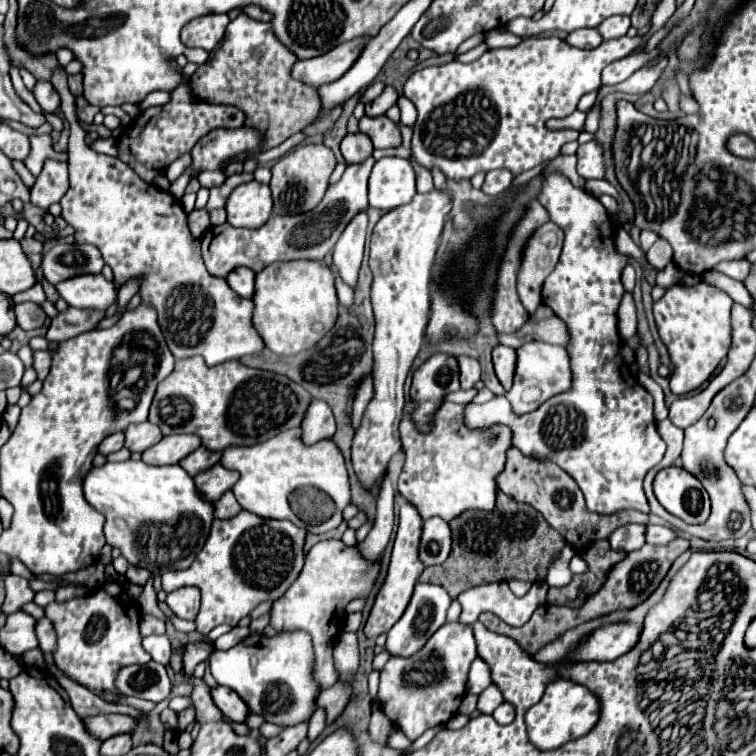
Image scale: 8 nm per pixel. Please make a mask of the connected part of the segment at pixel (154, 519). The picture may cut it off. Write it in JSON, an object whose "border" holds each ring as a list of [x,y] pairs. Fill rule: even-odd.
{"border":[[[126,460],[126,462],[106,462],[102,468],[92,468],[90,474],[84,478],[84,498],[104,514],[104,536],[110,546],[118,546],[122,556],[136,566],[148,568],[154,574],[162,574],[168,570],[184,570],[202,550],[210,526],[214,520],[214,504],[206,502],[194,480],[180,464],[174,466],[150,466],[146,462]]]}

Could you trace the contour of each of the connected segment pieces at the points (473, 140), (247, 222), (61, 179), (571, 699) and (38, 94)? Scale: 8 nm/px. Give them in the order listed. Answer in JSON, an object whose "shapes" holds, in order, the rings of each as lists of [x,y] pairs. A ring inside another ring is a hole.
{"shapes":[[[[556,36],[548,38],[524,38],[514,48],[496,48],[486,50],[478,60],[470,64],[448,62],[442,66],[430,66],[420,72],[414,72],[404,84],[404,96],[414,102],[418,110],[416,124],[412,128],[412,162],[432,170],[444,168],[446,176],[452,180],[470,180],[478,172],[490,172],[494,168],[508,168],[514,176],[554,160],[560,154],[560,148],[578,138],[576,130],[550,132],[544,128],[550,118],[564,118],[576,110],[578,100],[586,92],[600,88],[600,72],[614,60],[620,60],[644,44],[648,36],[622,36],[618,40],[606,40],[598,48],[582,50],[570,46],[566,40]]],[[[256,180],[240,184],[226,202],[228,224],[240,228],[258,228],[272,216],[272,194],[268,184]]],[[[46,160],[40,176],[30,188],[30,202],[38,208],[50,208],[60,202],[68,190],[68,166],[66,162]]],[[[554,680],[538,704],[526,712],[526,726],[532,744],[540,750],[554,750],[562,744],[588,734],[600,718],[600,700],[586,686],[570,680]]],[[[36,80],[36,86],[32,90],[36,102],[42,106],[44,112],[56,112],[60,108],[60,96],[56,88],[46,80]]]]}

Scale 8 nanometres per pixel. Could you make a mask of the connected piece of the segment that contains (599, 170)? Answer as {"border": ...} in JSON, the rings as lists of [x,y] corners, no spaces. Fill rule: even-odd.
{"border":[[[596,140],[582,144],[578,148],[578,174],[584,180],[590,178],[604,178],[604,160],[602,160],[602,148]]]}

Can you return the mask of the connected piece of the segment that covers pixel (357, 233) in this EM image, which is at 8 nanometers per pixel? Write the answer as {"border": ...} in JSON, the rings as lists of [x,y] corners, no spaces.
{"border":[[[366,210],[354,216],[350,226],[346,226],[342,238],[334,246],[334,266],[340,274],[340,278],[354,290],[358,282],[358,270],[362,262],[364,252],[364,240],[366,240]]]}

